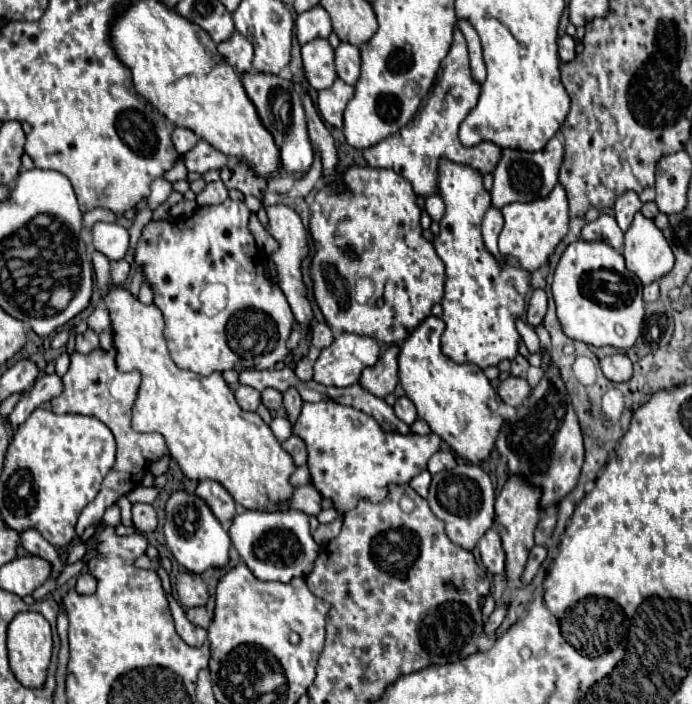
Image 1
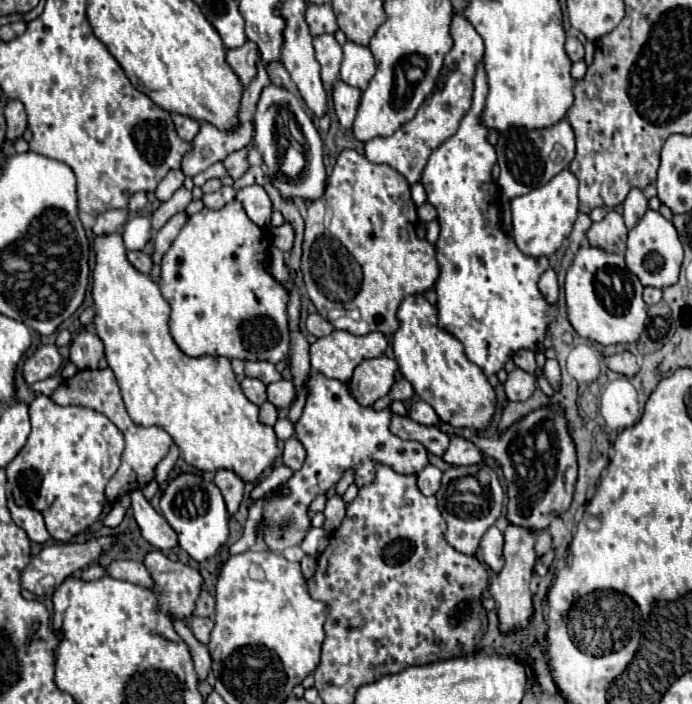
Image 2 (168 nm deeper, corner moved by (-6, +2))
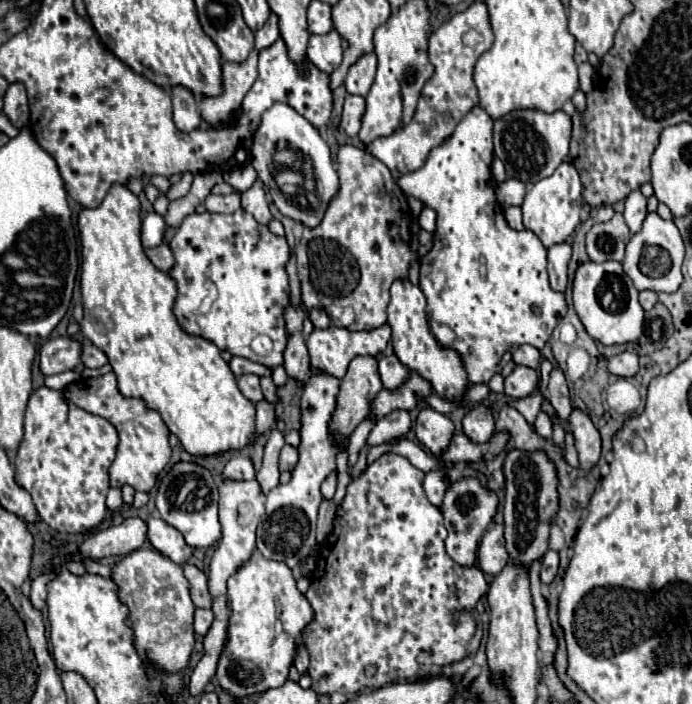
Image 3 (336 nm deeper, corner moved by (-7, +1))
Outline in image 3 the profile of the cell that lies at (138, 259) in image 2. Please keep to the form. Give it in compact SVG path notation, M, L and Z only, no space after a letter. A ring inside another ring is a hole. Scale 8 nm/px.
M159 245L153 249L145 249L145 255L149 257L149 261L159 269L159 271L169 271L173 267L173 255L169 245Z

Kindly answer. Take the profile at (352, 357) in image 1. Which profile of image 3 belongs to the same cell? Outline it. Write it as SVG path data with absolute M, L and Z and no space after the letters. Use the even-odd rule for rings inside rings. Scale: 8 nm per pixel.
M383 325L379 329L373 331L347 331L347 329L339 329L339 327L329 327L329 329L313 329L313 333L307 339L307 349L311 355L311 365L327 375L333 375L337 379L343 379L347 373L349 363L357 357L357 355L379 355L381 351L385 351L387 343L391 339L391 327Z

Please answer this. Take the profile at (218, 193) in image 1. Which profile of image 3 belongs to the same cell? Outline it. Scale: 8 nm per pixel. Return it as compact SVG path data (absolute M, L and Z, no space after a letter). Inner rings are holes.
M237 191L231 195L209 195L205 207L211 213L235 213L241 207L241 197Z

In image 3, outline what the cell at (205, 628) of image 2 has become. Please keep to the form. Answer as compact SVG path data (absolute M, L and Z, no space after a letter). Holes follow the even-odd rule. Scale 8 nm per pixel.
M197 609L195 611L195 633L205 637L211 623L213 623L213 619L215 619L215 615L213 615L211 609Z

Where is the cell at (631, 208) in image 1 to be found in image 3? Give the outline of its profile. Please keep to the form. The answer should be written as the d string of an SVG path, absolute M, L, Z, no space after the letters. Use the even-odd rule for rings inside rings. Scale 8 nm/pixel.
M639 189L631 191L629 197L625 199L625 211L623 211L623 215L625 215L627 227L633 233L637 233L641 229L641 223L643 223L645 215L647 215L647 199L643 197L643 193Z

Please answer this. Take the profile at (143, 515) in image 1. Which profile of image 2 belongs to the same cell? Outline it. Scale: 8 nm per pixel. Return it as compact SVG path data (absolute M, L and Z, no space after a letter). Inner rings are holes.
M132 490L130 494L130 502L132 502L132 510L134 510L134 518L140 526L142 538L146 542L150 542L152 546L160 548L162 552L168 552L172 548L178 546L178 536L172 530L172 526L148 504L148 500L144 498L142 490Z

